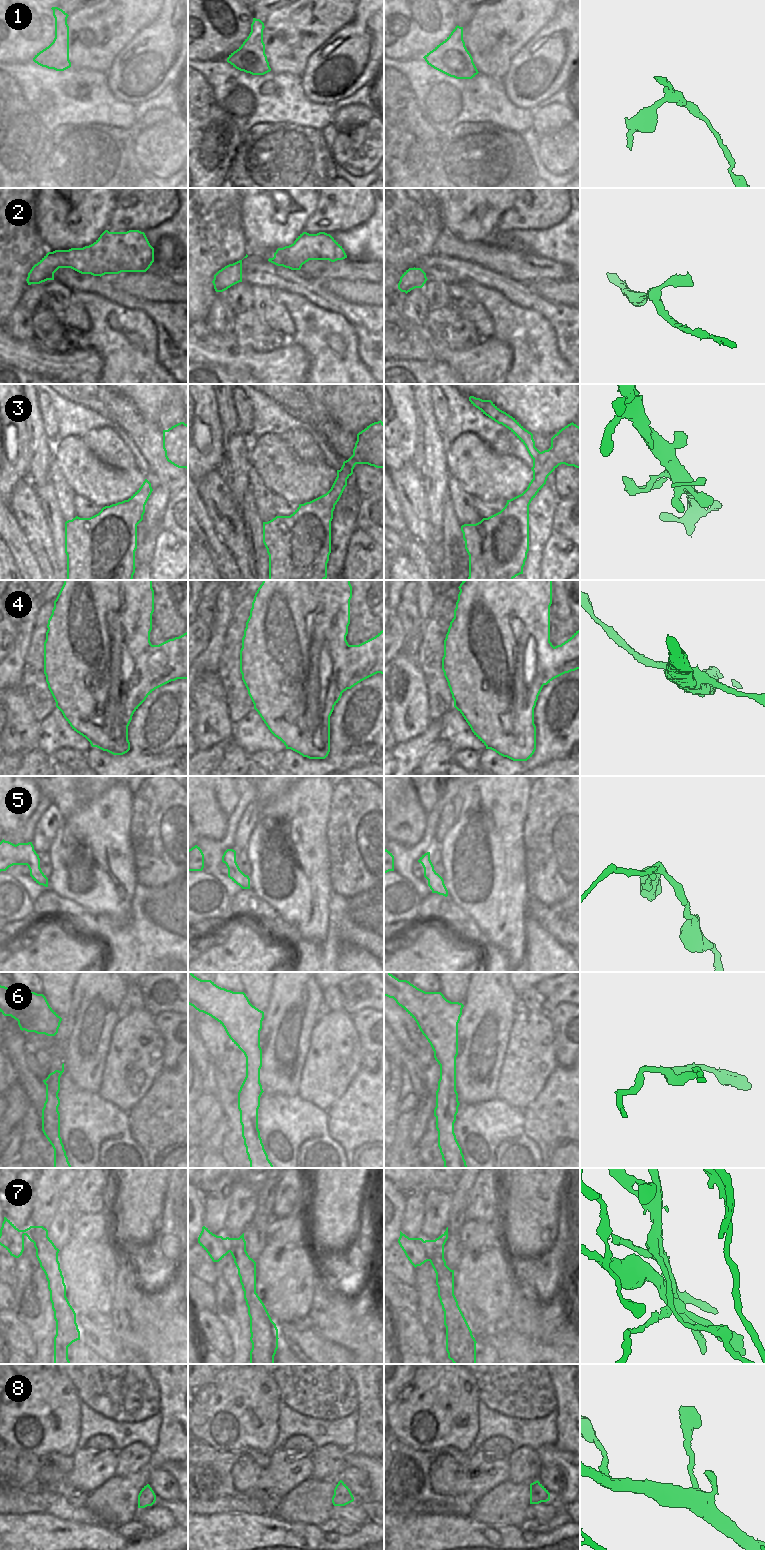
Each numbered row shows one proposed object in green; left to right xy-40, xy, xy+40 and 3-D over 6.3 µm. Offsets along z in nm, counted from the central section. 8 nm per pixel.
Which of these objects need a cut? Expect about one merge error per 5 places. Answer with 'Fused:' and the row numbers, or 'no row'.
Fused: 4, 7

